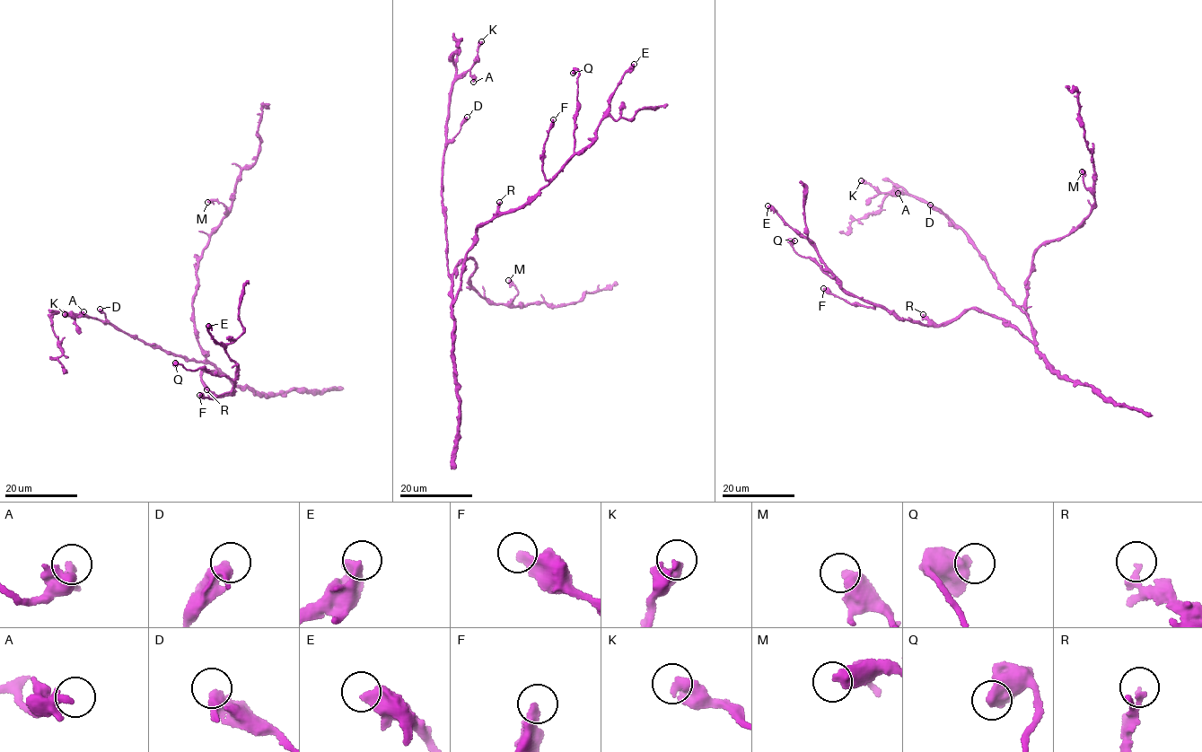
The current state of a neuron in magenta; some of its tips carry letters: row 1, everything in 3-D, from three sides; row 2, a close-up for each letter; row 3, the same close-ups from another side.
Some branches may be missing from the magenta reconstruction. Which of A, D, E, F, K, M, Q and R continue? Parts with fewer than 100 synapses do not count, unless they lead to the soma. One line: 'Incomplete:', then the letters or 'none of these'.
Incomplete: none of these

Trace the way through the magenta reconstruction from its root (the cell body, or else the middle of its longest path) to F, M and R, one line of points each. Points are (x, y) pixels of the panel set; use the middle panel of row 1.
F: (458, 293), (466, 252), (474, 242), (478, 226), (518, 209), (548, 183), (542, 171), (542, 149), (553, 119)
M: (458, 293), (452, 275), (469, 257), (482, 297), (506, 303), (518, 293), (508, 280)
R: (458, 293), (466, 252), (474, 242), (478, 226), (492, 218), (499, 202)

